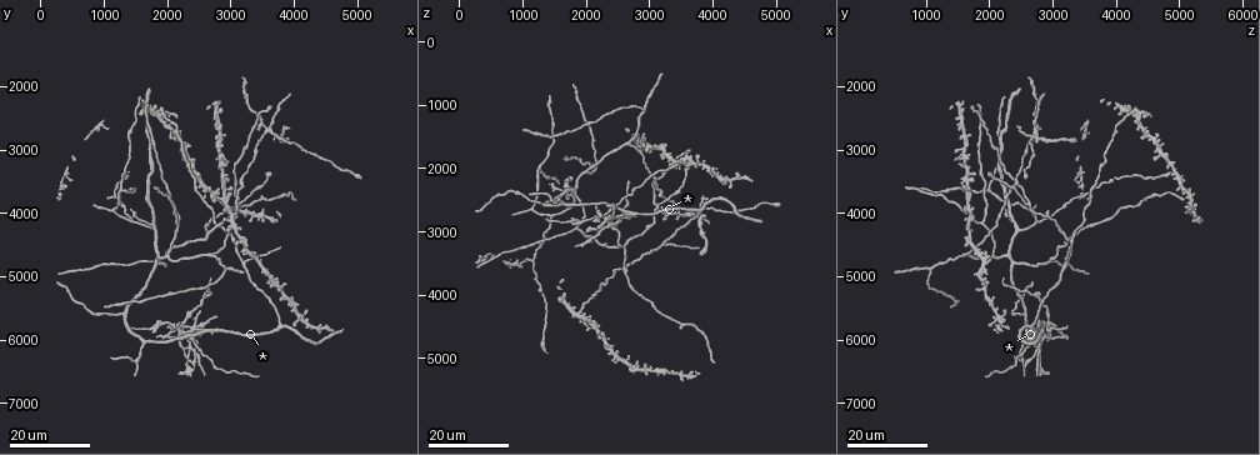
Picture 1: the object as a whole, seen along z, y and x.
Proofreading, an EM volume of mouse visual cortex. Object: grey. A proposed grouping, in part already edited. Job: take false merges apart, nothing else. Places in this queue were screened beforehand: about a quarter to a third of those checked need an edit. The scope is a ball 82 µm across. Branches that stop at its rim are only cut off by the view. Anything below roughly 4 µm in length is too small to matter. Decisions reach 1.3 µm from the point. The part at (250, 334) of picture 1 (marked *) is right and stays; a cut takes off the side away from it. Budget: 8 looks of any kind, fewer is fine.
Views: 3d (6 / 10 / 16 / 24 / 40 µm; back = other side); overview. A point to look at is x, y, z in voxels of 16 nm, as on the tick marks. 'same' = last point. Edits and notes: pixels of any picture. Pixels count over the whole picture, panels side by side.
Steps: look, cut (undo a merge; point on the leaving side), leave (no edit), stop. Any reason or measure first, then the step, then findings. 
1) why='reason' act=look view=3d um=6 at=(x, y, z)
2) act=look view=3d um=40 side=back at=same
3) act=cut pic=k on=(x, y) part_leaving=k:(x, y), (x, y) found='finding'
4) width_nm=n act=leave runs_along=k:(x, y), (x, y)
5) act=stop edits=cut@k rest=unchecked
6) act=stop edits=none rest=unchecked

why='thin arm on a thick one' act=look view=3d um=24 at=(1800, 4750, 3000)

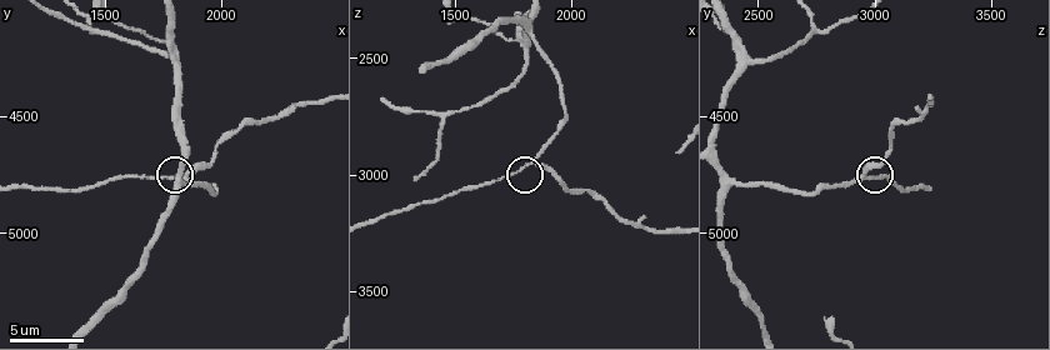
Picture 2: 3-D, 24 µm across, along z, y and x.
act=look view=3d um=6 at=(1840, 4750, 2940)

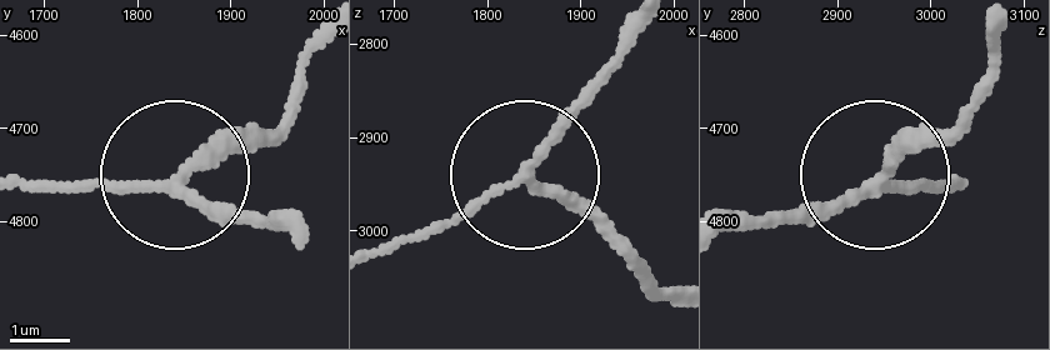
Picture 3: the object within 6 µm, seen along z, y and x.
arms=3 act=leave runs_along=3:(725, 228), (815, 223), (884, 179), (944, 179) found='one neuron here'

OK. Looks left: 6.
why='thin arm on a thick one' act=look view=3d um=10 at=(1770, 4190, 2420)

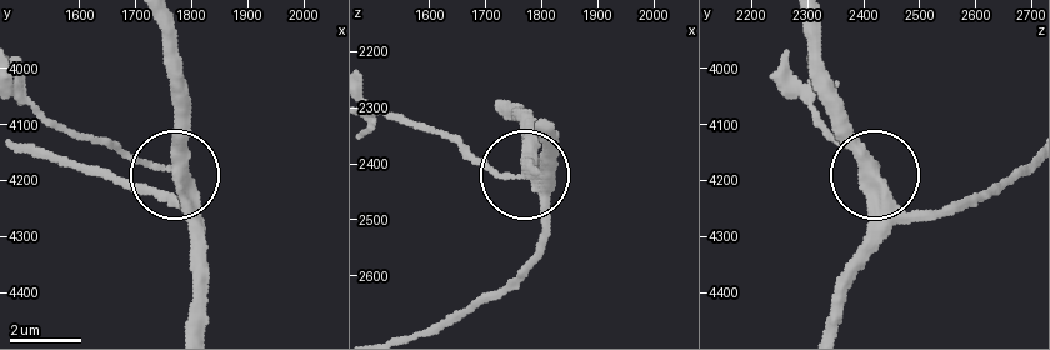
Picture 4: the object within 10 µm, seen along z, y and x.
arms=3 act=cut pic=4 on=(119, 153) part_leaving=4:(879, 168), (823, 120), (799, 78) found='a second neuron is stuck on'

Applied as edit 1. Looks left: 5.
act=look view=overview

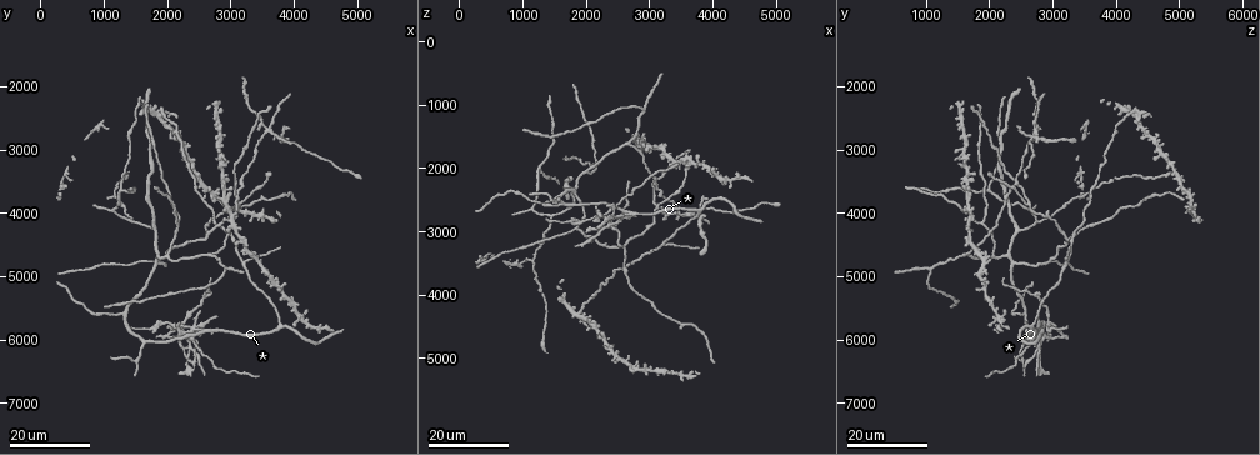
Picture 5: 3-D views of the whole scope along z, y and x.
why='a fork' act=look view=3d um=24 at=(1150, 3700, 3500)

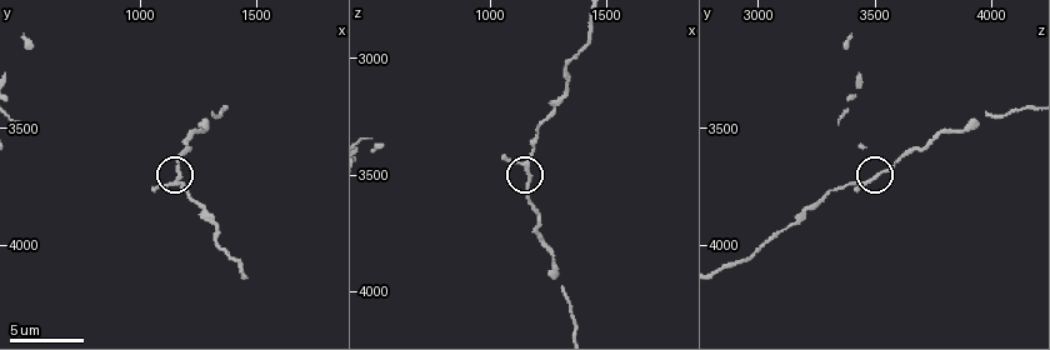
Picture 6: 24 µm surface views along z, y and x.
act=look view=3d um=10 at=(1160, 3720, 3470)

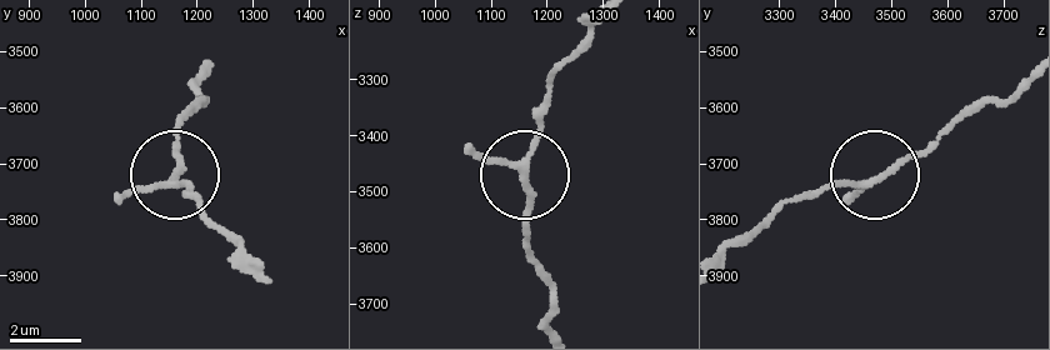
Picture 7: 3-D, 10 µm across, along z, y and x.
arms=3 act=leave runs_along=7:(256, 260), (175, 180), (175, 139) found='all the same neuron'

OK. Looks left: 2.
why='three arms meet' act=look view=3d um=24 at=(1200, 3950, 2650)

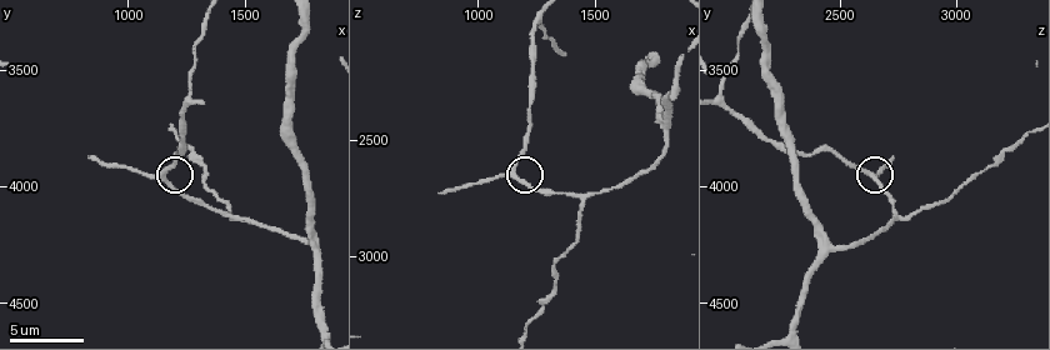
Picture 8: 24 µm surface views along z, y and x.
act=look view=3d um=6 at=(1130, 3940, 2630)

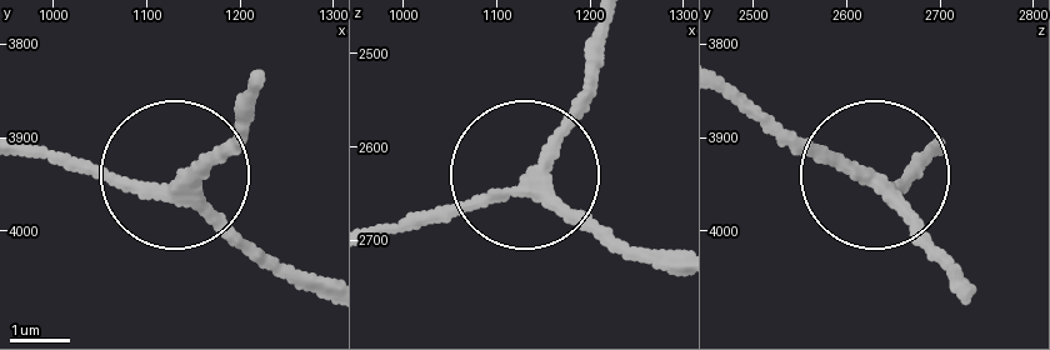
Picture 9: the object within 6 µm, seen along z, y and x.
act=leave runs_along=9:(324, 298), (279, 278), (189, 188), (25, 158) found='all the same neuron'

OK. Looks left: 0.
act=stop edits=cut@4 rest=unchecked

